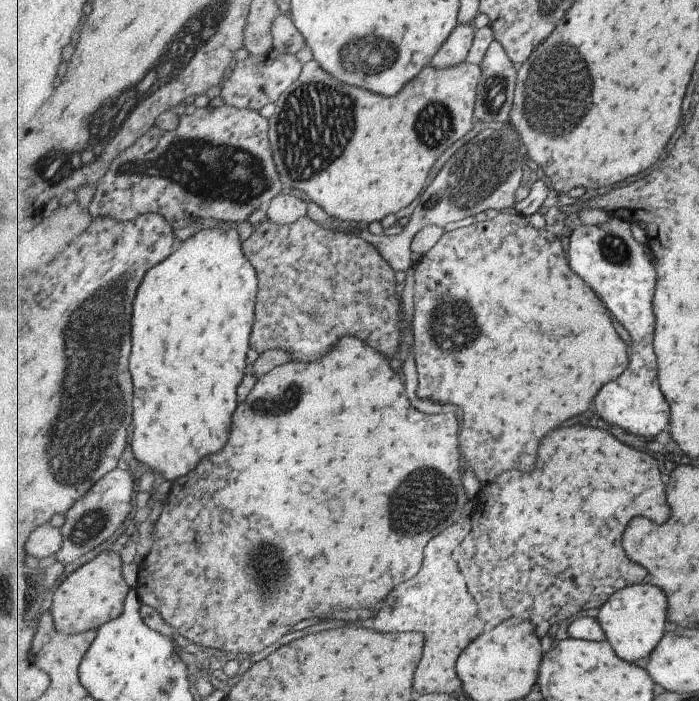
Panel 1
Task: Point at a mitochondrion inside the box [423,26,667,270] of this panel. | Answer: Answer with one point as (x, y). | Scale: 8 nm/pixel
(557, 95)

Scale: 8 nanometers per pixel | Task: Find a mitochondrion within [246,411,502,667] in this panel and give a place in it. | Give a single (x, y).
(425, 498)

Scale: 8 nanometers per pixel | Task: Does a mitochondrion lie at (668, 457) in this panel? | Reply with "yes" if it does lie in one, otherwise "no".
no

